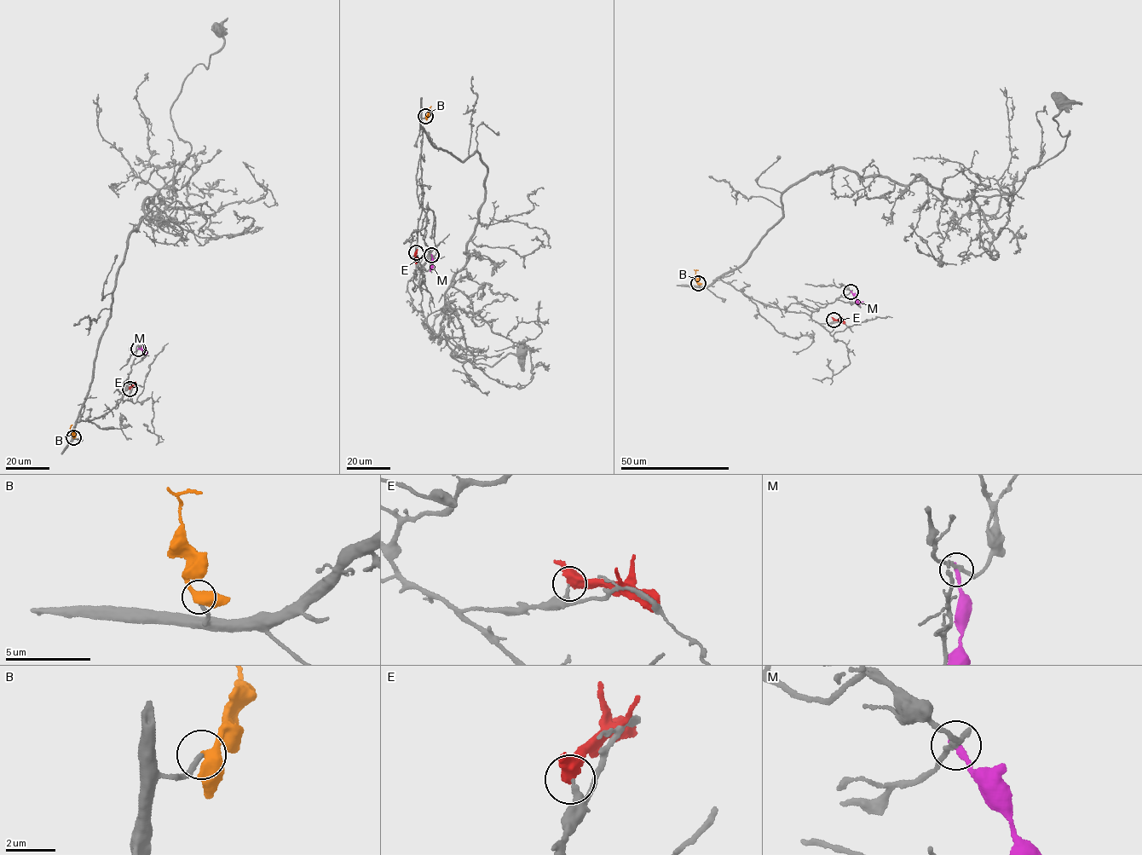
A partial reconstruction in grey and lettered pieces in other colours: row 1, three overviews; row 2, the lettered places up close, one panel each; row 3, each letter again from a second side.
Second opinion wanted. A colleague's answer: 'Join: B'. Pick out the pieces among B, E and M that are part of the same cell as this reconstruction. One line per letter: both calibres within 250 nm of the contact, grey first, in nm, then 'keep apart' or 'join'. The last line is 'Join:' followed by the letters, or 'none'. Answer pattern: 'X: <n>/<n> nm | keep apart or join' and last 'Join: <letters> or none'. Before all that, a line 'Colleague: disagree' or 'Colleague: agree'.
Colleague: agree
B: 200/420 nm | join
E: 240/550 nm | keep apart
M: 200/240 nm | keep apart
Join: B

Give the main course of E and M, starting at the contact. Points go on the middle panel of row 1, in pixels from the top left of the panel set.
E: (416, 251), (415, 263)
M: (431, 255), (429, 271)

